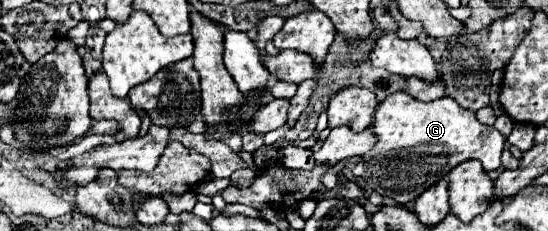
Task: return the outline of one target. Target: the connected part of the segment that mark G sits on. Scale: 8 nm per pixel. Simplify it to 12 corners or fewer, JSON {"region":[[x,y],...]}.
{"region":[[387,96],[367,184],[409,204],[505,138],[453,98]]}

